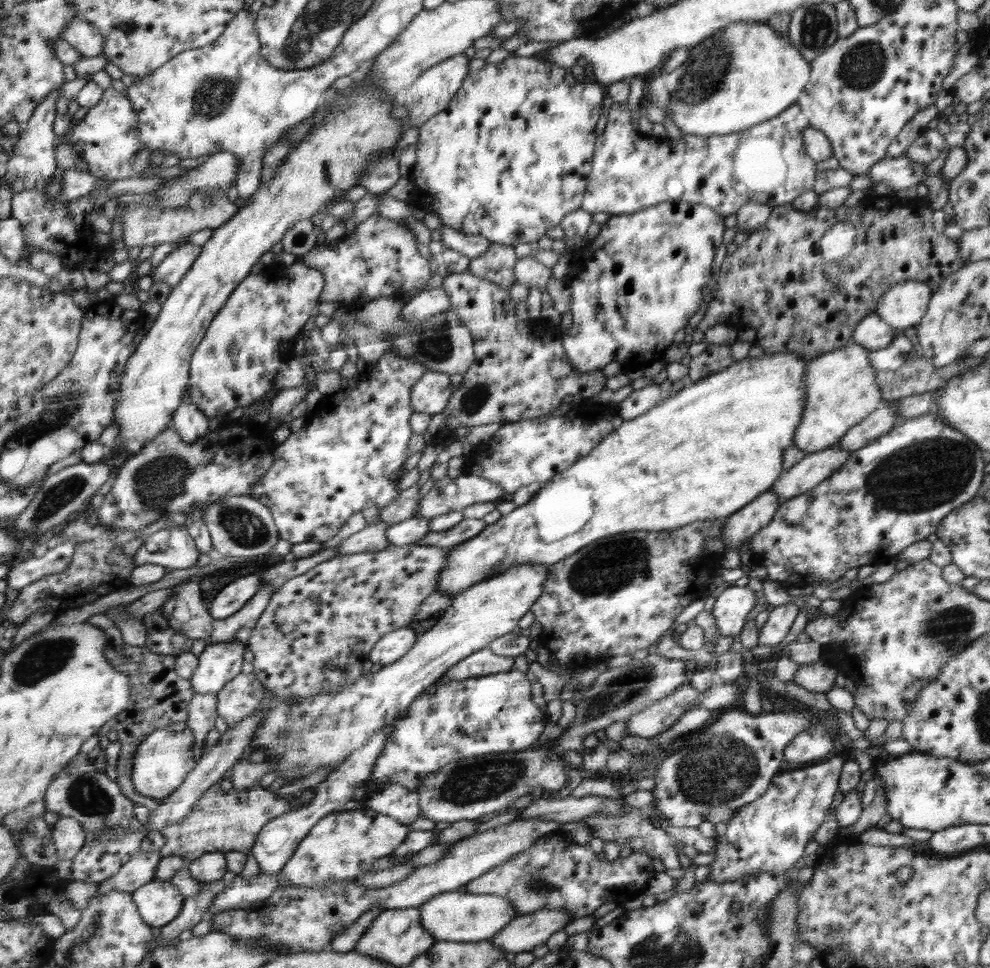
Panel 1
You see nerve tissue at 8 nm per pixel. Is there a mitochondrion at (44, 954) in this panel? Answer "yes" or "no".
no

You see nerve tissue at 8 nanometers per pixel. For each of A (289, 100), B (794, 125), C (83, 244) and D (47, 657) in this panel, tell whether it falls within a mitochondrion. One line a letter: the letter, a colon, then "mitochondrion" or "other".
A: other
B: other
C: other
D: mitochondrion

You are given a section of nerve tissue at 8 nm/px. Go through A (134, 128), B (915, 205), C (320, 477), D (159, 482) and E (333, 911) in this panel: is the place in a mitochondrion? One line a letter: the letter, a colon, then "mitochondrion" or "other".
A: other
B: other
C: other
D: mitochondrion
E: other

